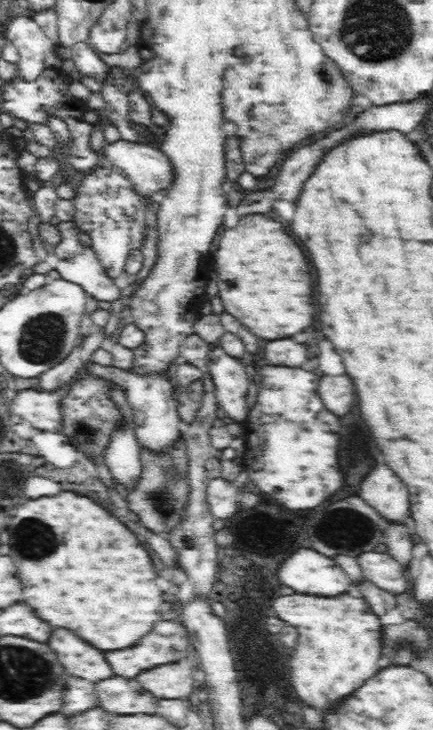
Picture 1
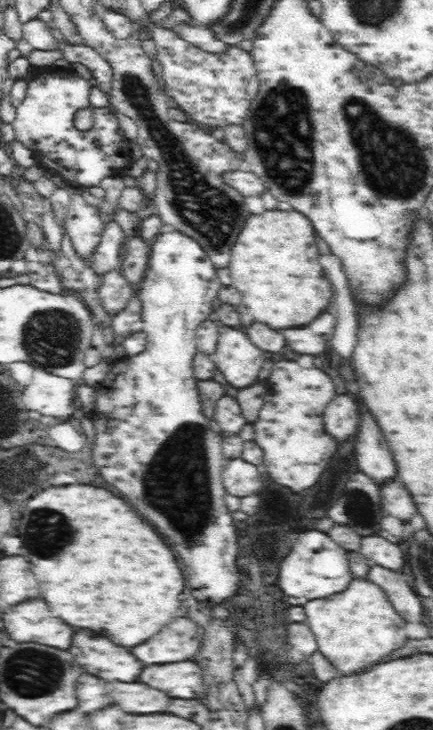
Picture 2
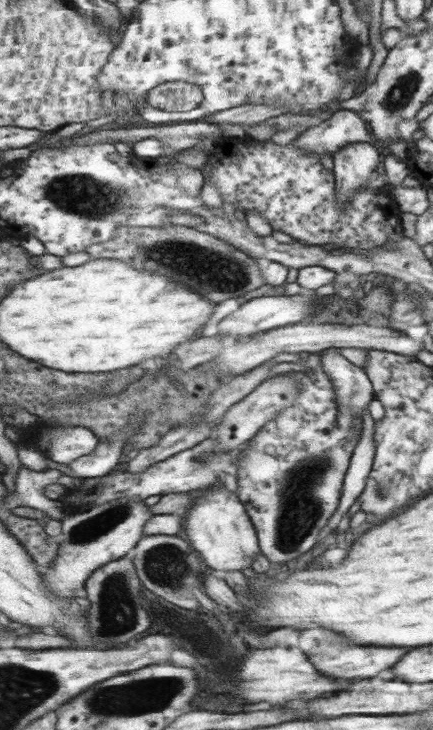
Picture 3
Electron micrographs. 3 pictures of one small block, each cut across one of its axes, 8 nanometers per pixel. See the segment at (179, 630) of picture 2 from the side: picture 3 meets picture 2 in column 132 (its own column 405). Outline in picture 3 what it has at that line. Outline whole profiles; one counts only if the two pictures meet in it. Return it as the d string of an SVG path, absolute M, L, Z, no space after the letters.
M315 628L305 630L301 634L301 648L313 656L313 664L325 672L325 676L333 678L373 678L377 672L391 668L405 652L407 648L373 648L373 646L357 646L349 638L335 634L327 628Z

